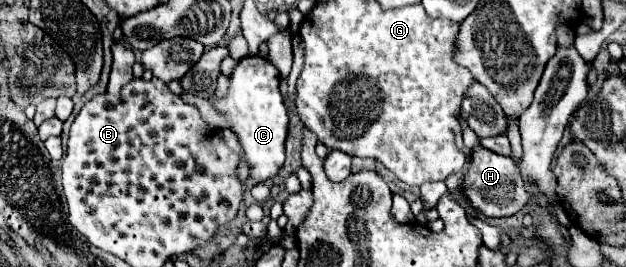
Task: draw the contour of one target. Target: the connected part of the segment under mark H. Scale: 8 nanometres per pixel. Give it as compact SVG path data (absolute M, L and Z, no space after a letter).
M473 146L471 150L471 162L467 164L467 170L461 180L461 190L469 204L487 218L505 218L517 214L527 202L529 194L525 190L525 180L519 174L519 166L511 156L495 154L483 146Z

